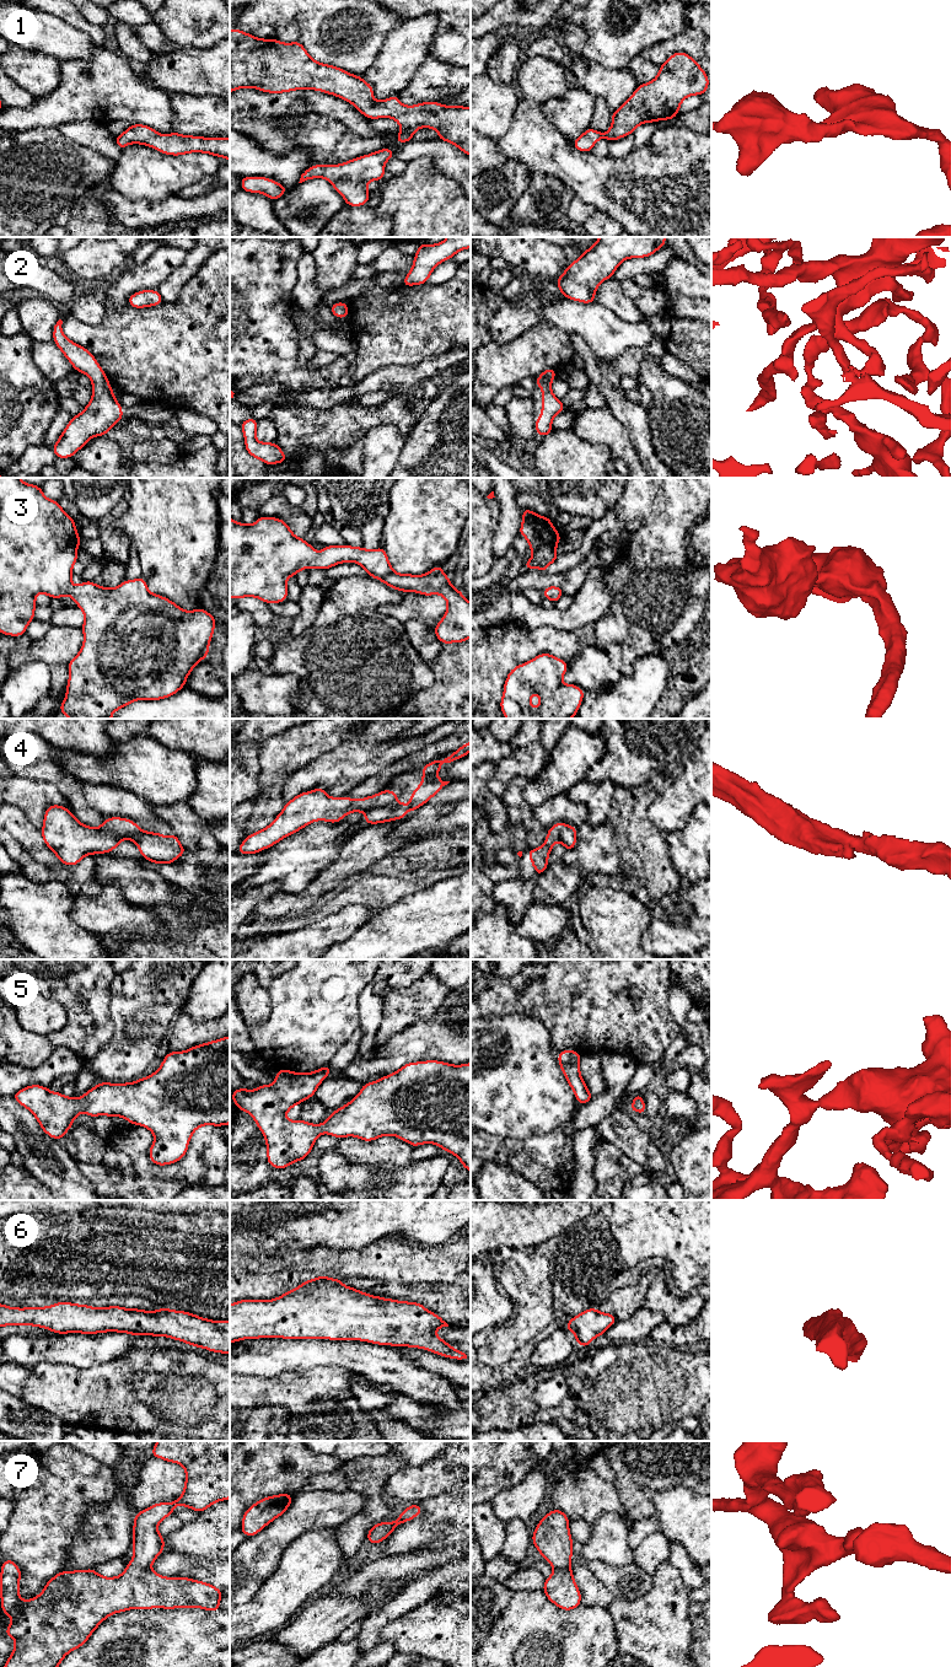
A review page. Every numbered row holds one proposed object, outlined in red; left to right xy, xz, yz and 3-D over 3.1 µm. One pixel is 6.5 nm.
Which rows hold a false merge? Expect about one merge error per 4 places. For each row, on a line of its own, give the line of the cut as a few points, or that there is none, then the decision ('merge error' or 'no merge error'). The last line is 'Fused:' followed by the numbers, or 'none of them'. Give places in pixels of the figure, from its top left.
1: no cut | no merge error
2: no cut | no merge error
3: no cut | no merge error
4: xz (395, 797), (381, 806), (370, 808), (365, 813) | merge error
5: no cut | no merge error
6: no cut | no merge error
7: no cut | no merge error
Fused: 4

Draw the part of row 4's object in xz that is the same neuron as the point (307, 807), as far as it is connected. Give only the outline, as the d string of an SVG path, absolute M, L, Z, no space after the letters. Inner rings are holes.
M323 787L296 795L284 805L280 814L267 827L247 835L240 844L242 855L258 854L316 821L340 822L351 812L367 812L398 797L398 792L382 790L364 798L329 797Z

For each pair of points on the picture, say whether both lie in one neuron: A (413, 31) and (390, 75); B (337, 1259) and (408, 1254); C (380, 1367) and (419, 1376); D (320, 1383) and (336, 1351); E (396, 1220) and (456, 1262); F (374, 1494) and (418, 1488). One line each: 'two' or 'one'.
A: one
B: one
C: one
D: two
E: two
F: two

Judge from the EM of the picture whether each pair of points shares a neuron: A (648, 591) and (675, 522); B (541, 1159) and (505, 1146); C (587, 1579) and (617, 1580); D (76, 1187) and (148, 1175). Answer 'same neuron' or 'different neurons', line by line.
A: same neuron
B: same neuron
C: different neurons
D: different neurons

